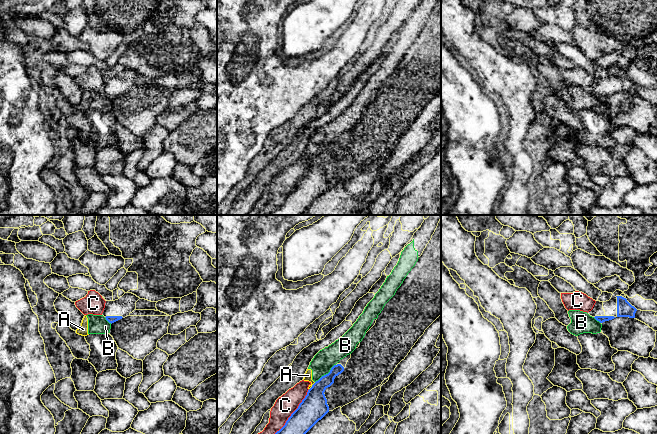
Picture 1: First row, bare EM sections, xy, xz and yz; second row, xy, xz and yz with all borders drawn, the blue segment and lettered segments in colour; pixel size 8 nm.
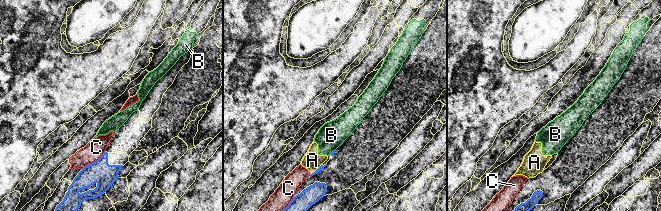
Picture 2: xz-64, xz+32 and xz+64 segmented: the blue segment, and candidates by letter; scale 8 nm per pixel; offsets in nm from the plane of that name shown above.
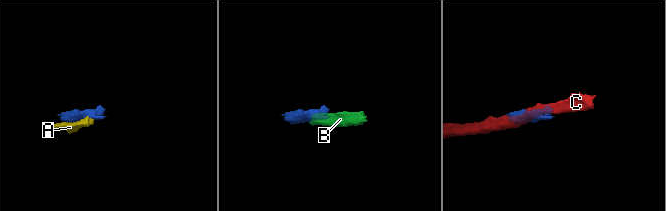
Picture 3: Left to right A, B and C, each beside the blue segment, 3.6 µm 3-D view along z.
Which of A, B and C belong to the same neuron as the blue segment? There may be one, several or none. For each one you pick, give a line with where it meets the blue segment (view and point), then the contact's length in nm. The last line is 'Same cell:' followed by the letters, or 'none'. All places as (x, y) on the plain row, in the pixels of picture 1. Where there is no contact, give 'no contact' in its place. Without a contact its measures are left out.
Same cell: none

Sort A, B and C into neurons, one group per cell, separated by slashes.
A B / C

